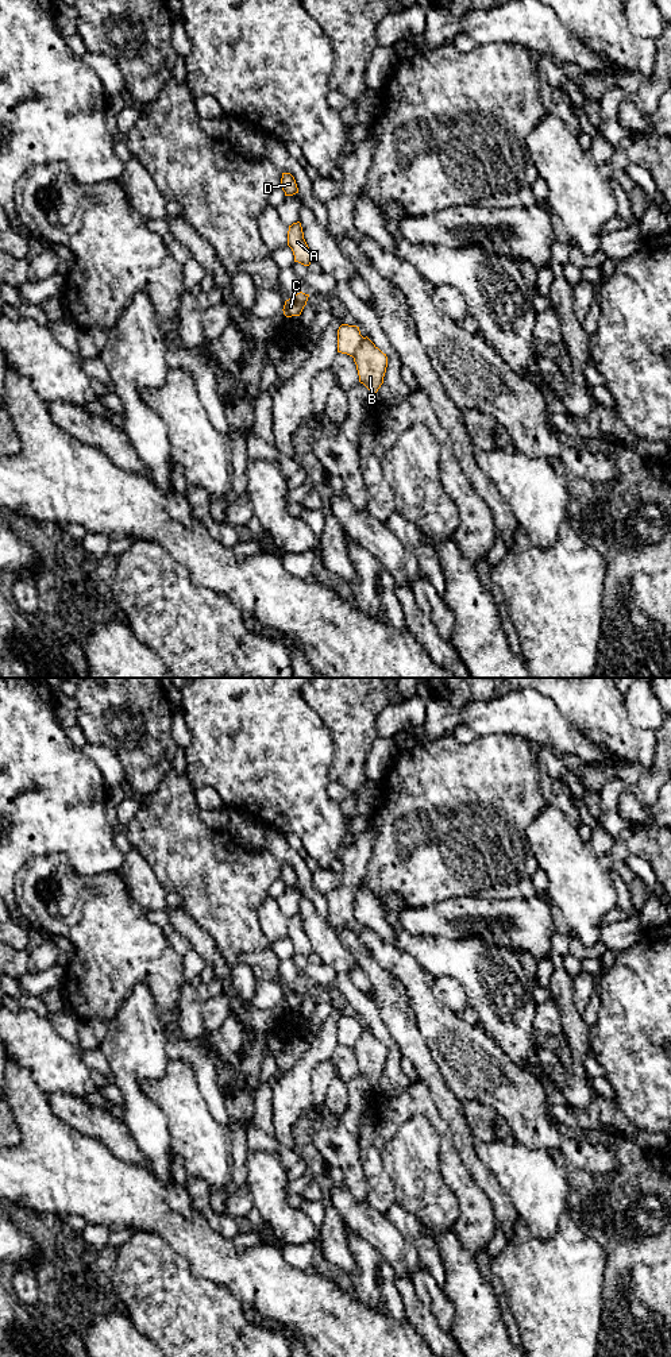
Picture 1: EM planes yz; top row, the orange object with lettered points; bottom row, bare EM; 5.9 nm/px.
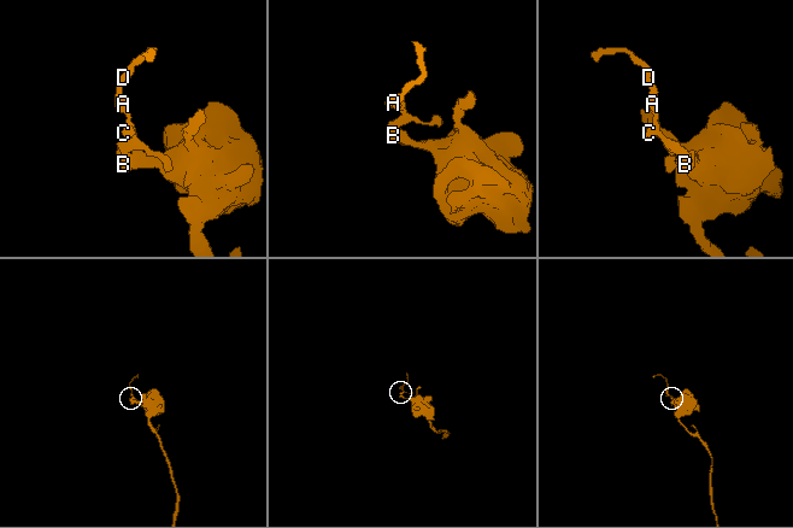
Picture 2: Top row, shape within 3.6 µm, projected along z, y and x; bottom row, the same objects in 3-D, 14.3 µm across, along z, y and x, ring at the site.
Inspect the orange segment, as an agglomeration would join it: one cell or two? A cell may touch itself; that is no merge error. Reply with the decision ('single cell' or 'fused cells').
fused cells

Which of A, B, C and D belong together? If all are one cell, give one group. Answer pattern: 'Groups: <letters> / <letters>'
Groups: A C D / B

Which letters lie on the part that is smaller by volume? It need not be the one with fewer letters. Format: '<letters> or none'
A, C, D

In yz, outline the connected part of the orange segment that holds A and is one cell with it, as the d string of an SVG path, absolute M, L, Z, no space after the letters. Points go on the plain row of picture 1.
M293 914L289 917L288 922L288 937L292 940L294 947L294 953L298 953L304 957L309 957L313 952L313 948L309 942L309 938L304 930L304 924L301 914Z

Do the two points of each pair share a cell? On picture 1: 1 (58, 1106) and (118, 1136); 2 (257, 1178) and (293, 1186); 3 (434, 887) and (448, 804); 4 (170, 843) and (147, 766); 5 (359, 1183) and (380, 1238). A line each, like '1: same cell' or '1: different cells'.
1: same cell
2: different cells
3: same cell
4: different cells
5: different cells

